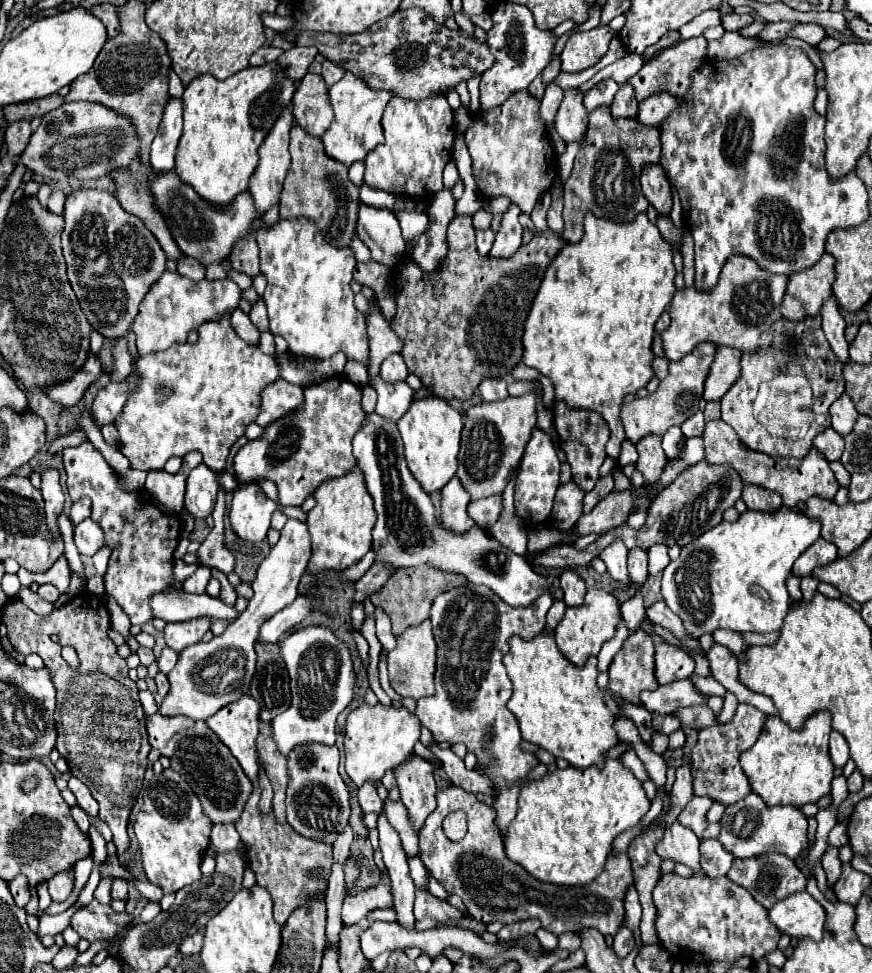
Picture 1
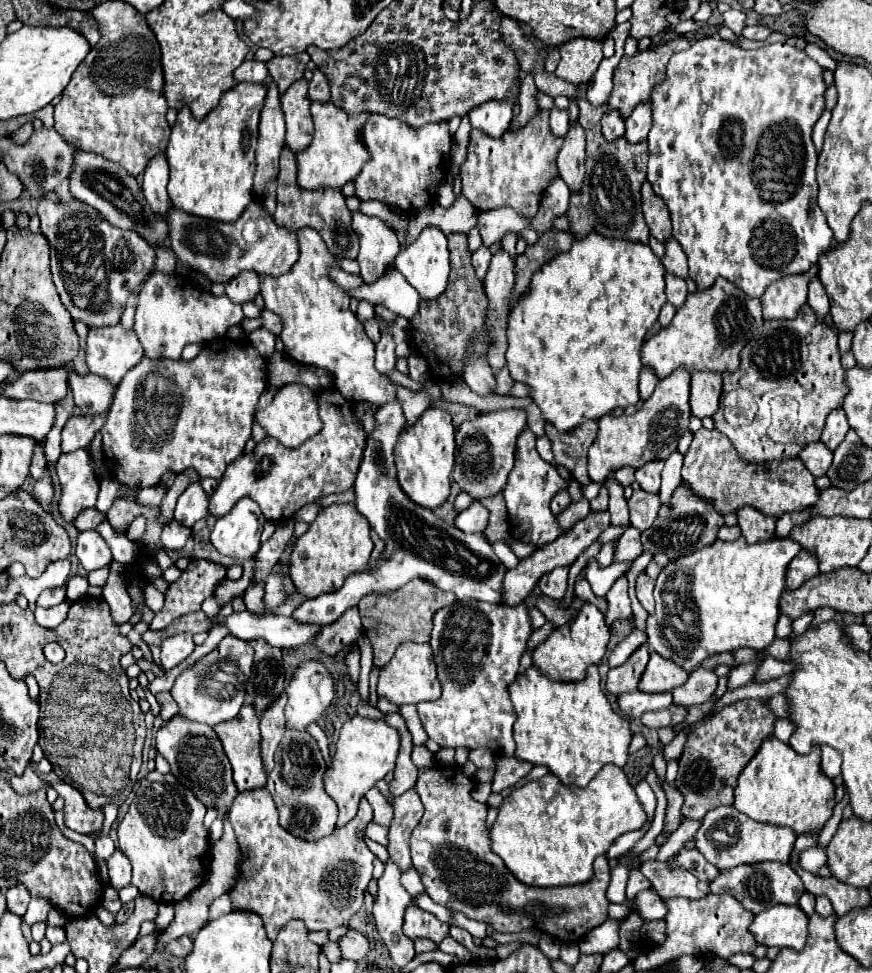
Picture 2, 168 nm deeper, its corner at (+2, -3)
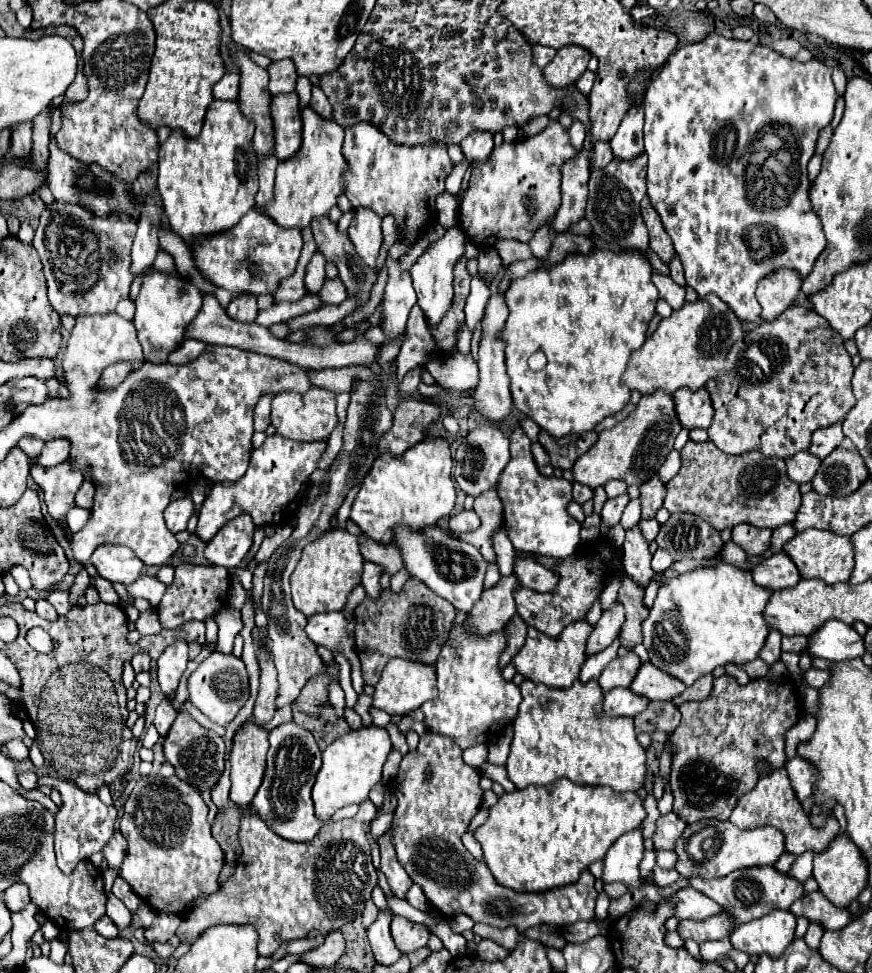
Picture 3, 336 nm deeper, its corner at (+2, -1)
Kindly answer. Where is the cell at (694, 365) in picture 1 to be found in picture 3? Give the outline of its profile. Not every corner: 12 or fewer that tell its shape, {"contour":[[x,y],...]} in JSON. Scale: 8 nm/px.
{"contour":[[672,395],[636,409],[572,467],[592,489],[652,479],[680,433]]}

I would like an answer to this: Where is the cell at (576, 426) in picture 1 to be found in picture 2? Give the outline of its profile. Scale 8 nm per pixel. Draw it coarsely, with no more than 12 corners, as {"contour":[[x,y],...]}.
{"contour":[[588,421],[572,431],[546,423],[554,461],[586,487],[586,449],[598,435]]}

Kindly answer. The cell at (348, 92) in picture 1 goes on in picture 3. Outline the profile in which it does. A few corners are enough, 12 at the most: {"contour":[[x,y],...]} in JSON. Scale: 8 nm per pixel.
{"contour":[[302,111],[302,145],[278,163],[284,229],[328,215],[342,193],[344,129]]}

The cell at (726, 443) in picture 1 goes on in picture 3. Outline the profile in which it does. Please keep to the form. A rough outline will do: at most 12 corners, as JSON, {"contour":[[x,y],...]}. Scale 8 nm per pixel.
{"contour":[[688,441],[670,513],[716,531],[794,521],[802,495],[782,459]]}

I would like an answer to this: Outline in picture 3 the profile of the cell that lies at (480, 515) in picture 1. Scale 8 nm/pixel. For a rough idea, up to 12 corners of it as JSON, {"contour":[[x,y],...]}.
{"contour":[[462,511],[450,519],[450,529],[474,531],[480,519],[474,511]]}

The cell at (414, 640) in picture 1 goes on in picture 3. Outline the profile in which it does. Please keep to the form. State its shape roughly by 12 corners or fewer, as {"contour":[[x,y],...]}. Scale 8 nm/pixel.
{"contour":[[392,659],[374,707],[408,715],[436,697],[436,669]]}

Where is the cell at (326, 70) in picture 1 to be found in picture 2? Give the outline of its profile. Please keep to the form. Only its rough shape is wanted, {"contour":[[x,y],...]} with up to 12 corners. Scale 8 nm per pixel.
{"contour":[[314,69],[308,95],[312,101],[330,99],[328,77]]}

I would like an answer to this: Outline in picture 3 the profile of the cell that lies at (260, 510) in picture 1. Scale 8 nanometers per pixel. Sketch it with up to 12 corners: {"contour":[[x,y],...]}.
{"contour":[[250,515],[228,521],[204,549],[212,565],[234,569],[252,547]]}

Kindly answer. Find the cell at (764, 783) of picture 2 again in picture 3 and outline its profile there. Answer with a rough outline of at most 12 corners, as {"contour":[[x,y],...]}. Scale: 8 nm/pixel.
{"contour":[[786,769],[746,793],[730,821],[738,829],[772,825],[786,853],[822,853],[840,833],[820,829],[796,799]]}

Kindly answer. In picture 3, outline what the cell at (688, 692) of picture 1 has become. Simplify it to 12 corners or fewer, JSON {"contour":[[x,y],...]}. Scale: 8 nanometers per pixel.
{"contour":[[630,689],[604,693],[606,717],[636,717],[648,701]]}

